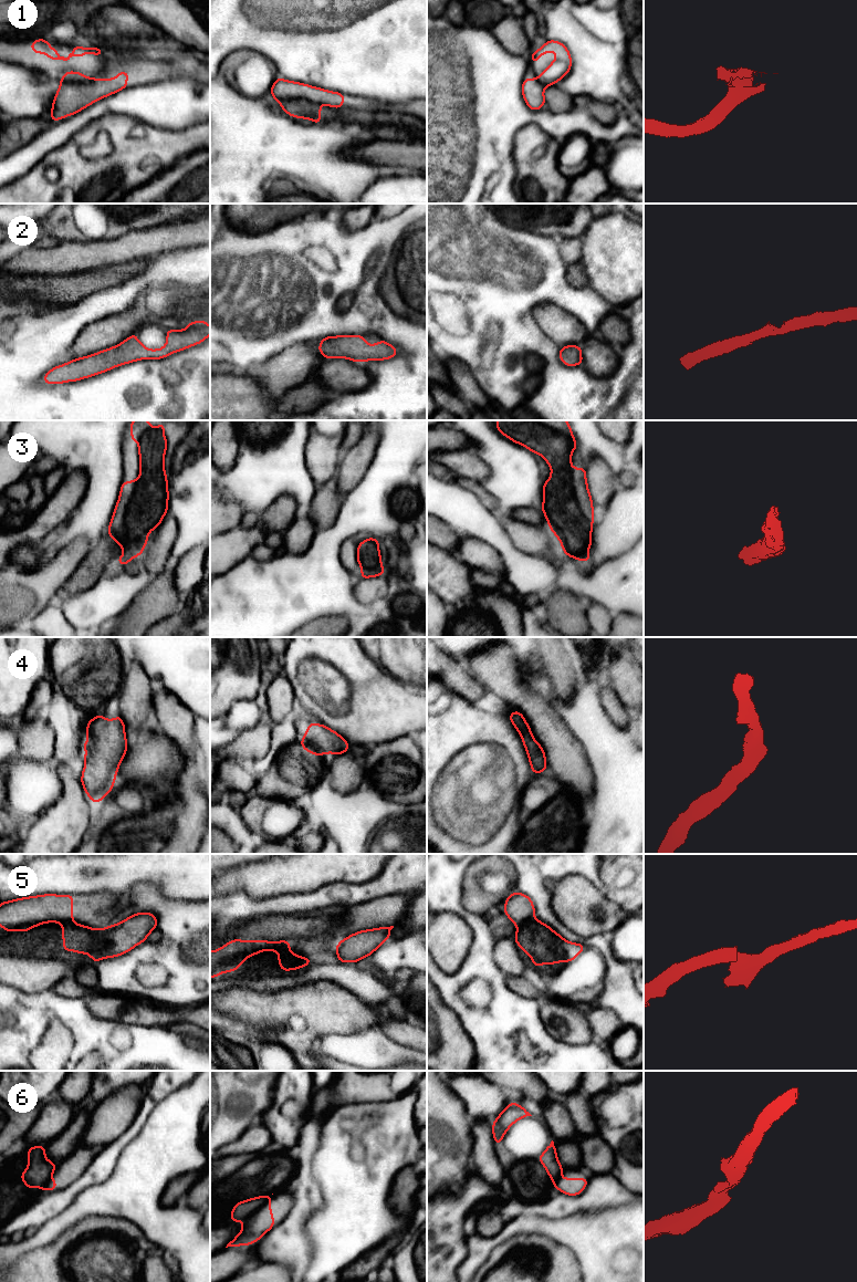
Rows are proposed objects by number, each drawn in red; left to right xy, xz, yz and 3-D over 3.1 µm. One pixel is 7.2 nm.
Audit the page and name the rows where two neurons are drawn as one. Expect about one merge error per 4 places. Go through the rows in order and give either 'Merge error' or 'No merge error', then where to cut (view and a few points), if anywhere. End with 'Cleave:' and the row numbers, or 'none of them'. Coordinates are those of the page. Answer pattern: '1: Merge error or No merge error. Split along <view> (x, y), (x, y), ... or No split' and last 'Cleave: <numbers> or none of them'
1: Merge error. Split along xz (275, 98), (305, 98), (319, 104)
2: No merge error. No split
3: No merge error. No split
4: No merge error. No split
5: Merge error. Split along yz (533, 917), (518, 926)
6: Merge error. Split along xz (270, 1197), (243, 1219)
Cleave: 1, 5, 6

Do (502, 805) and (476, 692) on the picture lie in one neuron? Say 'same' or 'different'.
different

